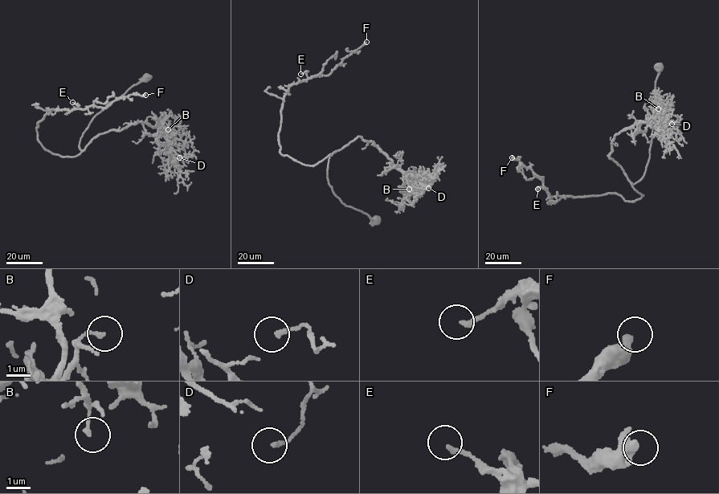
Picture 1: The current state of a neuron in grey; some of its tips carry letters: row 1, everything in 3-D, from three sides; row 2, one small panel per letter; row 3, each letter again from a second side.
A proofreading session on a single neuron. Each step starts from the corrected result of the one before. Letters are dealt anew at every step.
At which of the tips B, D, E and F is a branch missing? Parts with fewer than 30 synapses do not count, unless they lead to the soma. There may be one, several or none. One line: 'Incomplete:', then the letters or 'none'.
Incomplete: none

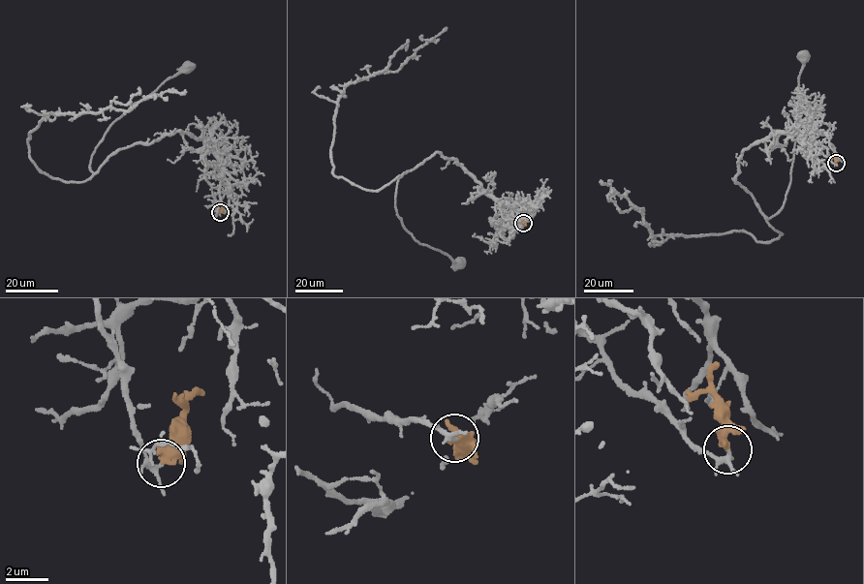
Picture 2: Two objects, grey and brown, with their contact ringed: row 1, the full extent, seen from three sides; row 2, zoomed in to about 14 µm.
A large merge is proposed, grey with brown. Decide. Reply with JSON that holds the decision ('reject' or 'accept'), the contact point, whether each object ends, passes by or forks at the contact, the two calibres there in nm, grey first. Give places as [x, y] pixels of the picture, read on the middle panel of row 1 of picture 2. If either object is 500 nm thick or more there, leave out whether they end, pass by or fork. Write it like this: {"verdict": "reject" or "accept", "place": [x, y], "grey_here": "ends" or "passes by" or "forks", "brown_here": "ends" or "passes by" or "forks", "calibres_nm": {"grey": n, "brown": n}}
{"verdict": "reject", "place": [523, 223], "grey_here": "forks", "brown_here": "ends", "calibres_nm": {"grey": 160, "brown": 480}}

